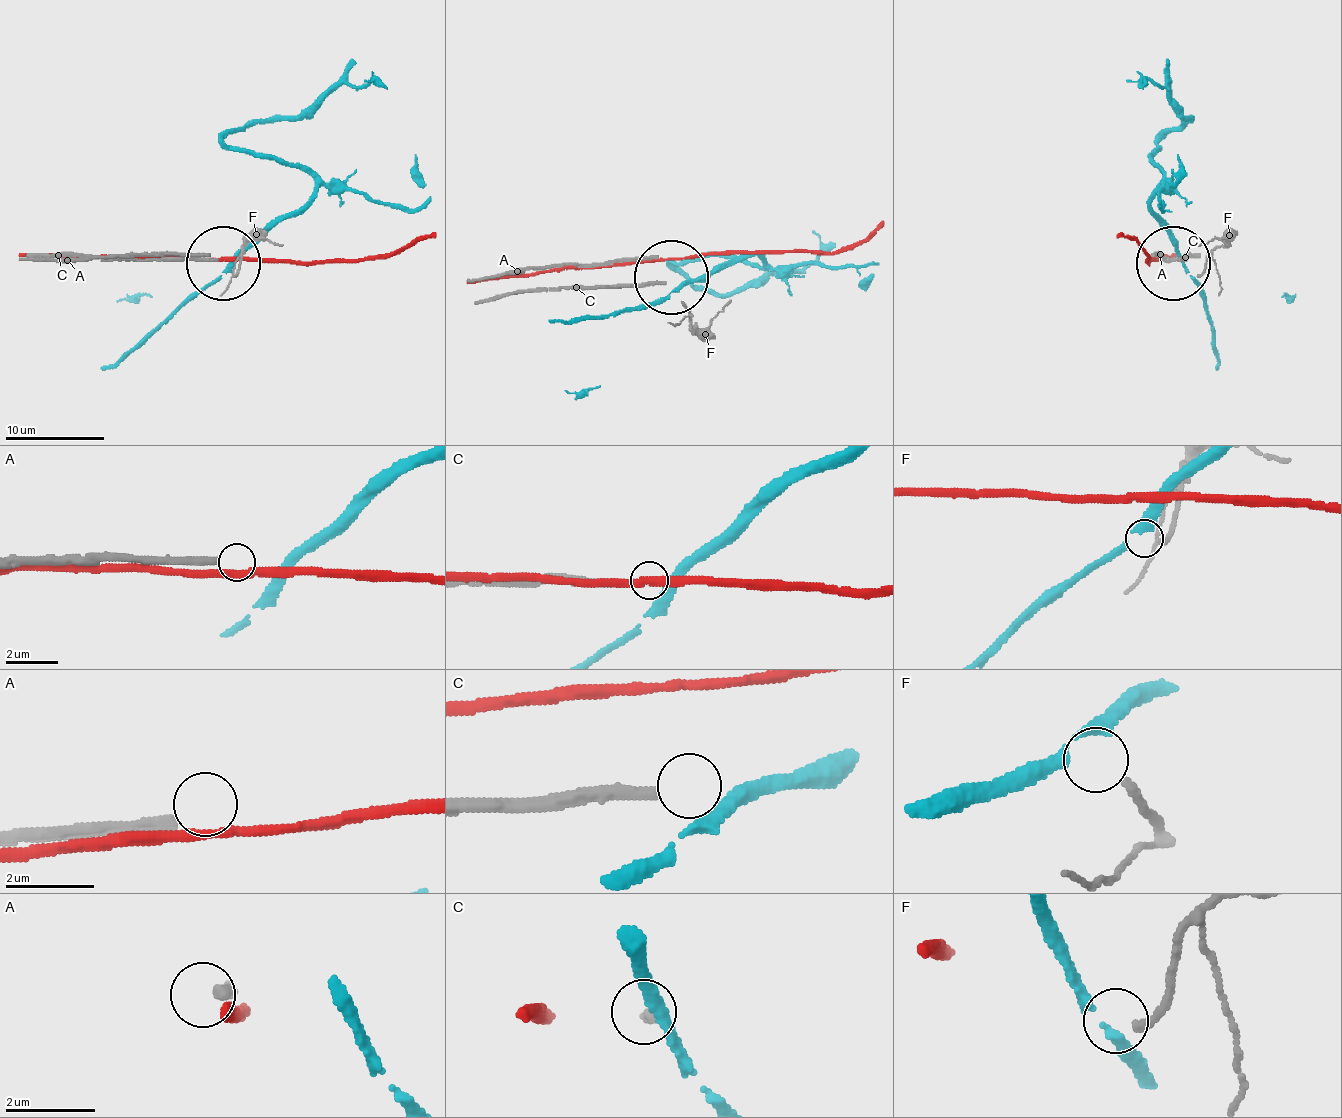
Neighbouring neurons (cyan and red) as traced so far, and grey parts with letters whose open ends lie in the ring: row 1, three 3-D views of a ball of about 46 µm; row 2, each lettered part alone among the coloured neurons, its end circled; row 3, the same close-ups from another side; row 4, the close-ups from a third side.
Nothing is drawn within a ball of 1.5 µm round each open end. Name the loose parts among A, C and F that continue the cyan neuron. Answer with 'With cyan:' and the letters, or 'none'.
With cyan: F

